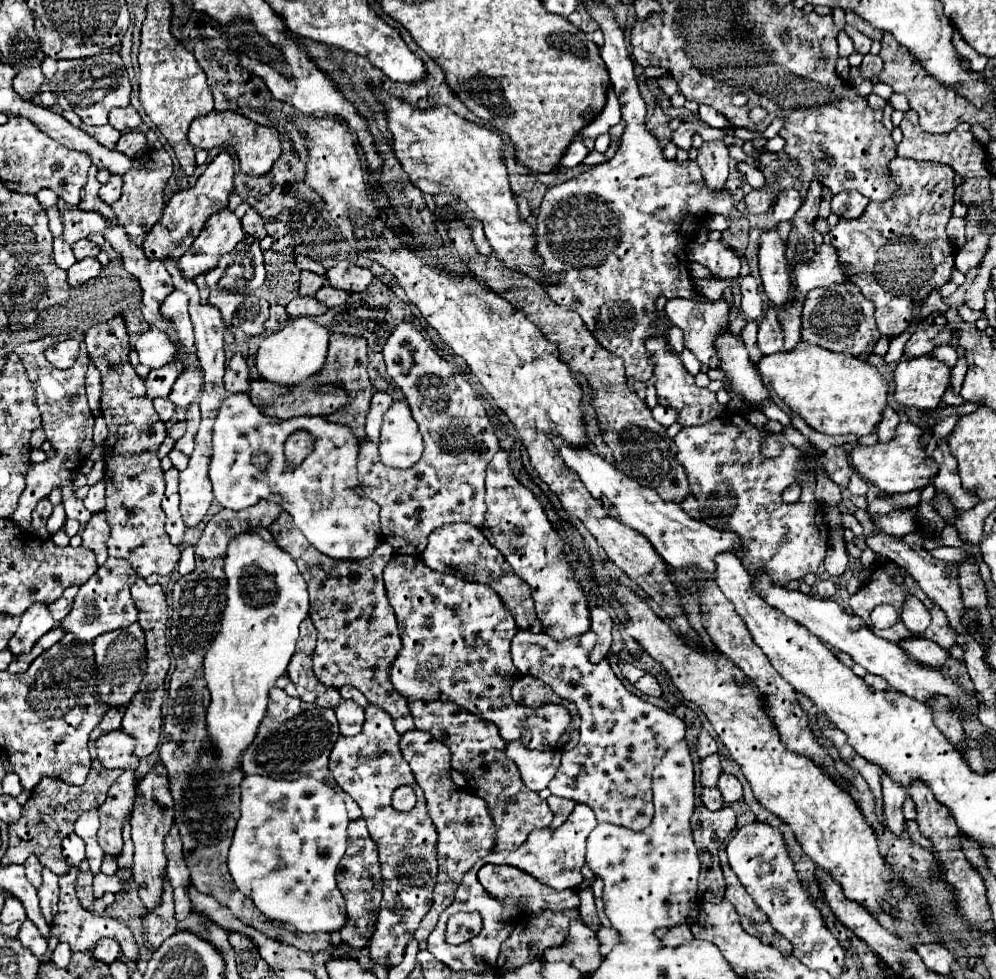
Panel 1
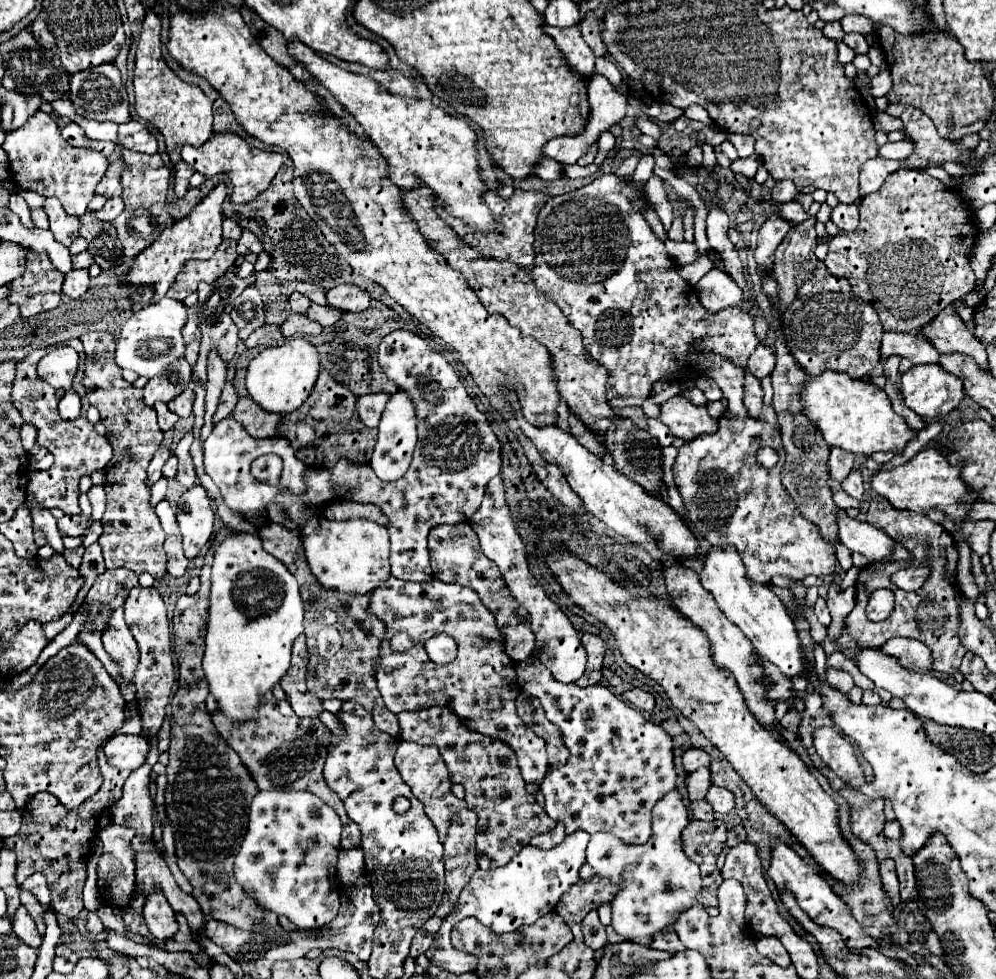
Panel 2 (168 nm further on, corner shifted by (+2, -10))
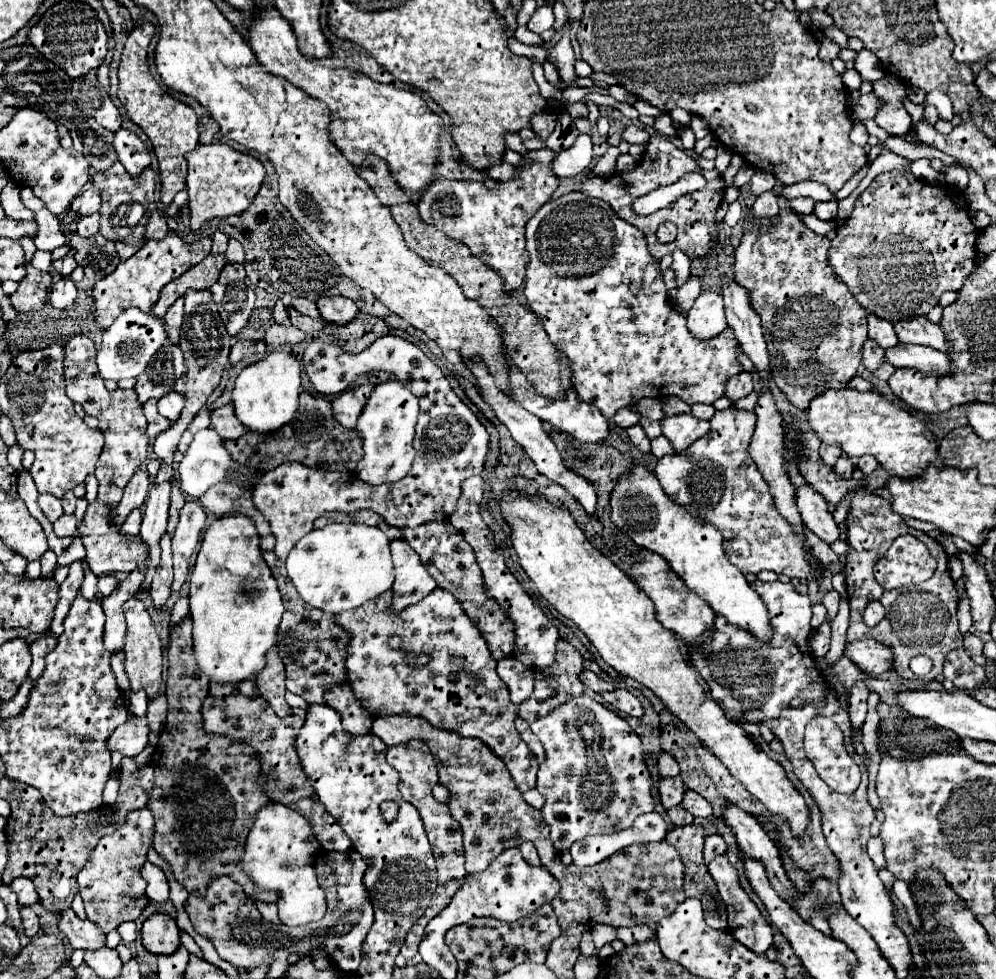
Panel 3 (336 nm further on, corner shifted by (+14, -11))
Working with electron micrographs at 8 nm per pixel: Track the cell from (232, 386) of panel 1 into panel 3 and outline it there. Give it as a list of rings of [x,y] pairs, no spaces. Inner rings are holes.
[[[202,408],[202,410],[200,410],[200,414],[192,420],[192,424],[186,428],[186,432],[184,432],[182,440],[180,440],[180,448],[178,448],[178,450],[184,454],[184,452],[186,452],[184,448],[188,448],[188,446],[190,446],[190,442],[192,442],[194,434],[196,434],[198,430],[202,430],[202,428],[208,428],[208,426],[210,426],[210,410]]]

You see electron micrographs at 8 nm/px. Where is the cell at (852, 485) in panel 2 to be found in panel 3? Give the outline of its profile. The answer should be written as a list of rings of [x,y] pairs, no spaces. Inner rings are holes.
[[[842,456],[836,464],[834,464],[834,470],[838,476],[842,478],[852,478],[852,472],[854,472],[854,462],[848,458],[848,456]]]

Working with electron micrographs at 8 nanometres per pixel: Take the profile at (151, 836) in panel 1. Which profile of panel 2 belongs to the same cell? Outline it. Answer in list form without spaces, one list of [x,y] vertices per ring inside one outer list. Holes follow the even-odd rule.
[[[154,889],[152,893],[146,895],[142,913],[144,913],[144,921],[150,929],[150,933],[156,939],[164,941],[176,933],[178,923],[174,919],[174,909],[170,907],[168,899],[164,897],[164,893],[160,889]]]

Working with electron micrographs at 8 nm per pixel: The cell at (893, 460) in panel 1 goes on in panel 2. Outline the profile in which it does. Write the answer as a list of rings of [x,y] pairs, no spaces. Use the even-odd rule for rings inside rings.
[[[932,447],[922,449],[918,455],[914,455],[908,463],[900,467],[894,467],[890,471],[876,471],[870,479],[870,485],[878,495],[886,497],[892,507],[910,509],[916,513],[926,513],[930,507],[934,507],[954,519],[962,519],[964,515],[968,515],[970,507],[962,503],[972,503],[974,499],[978,499],[978,495],[970,491],[960,479],[960,465],[950,465],[946,455]]]

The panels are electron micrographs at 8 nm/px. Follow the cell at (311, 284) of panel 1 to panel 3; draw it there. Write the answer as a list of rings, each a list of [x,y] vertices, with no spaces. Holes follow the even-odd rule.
[[[282,300],[276,302],[276,306],[274,306],[274,310],[272,310],[272,316],[274,316],[274,322],[276,322],[276,324],[282,324],[282,326],[288,326],[288,324],[290,324],[290,320],[288,320],[288,310],[286,310],[286,306],[282,304]]]

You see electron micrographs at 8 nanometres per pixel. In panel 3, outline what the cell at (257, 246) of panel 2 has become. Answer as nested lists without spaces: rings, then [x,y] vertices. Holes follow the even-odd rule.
[[[230,240],[230,242],[228,242],[226,258],[228,258],[230,264],[234,264],[234,262],[244,262],[244,250],[242,250],[242,244],[240,244],[238,240]]]

